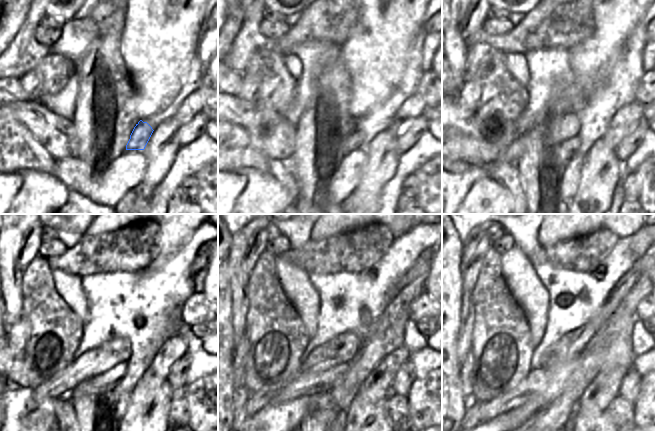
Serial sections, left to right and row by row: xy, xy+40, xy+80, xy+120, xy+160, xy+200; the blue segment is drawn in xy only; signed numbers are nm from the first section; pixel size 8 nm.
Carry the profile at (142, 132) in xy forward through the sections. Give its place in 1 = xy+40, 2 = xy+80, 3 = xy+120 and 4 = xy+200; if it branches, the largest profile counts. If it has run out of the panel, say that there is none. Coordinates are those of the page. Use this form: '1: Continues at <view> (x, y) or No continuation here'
1: Continues at xy+40 (354, 141)
2: Continues at xy+80 (565, 151)
3: Continues at xy+120 (61, 385)
4: Continues at xy+200 (479, 412)

